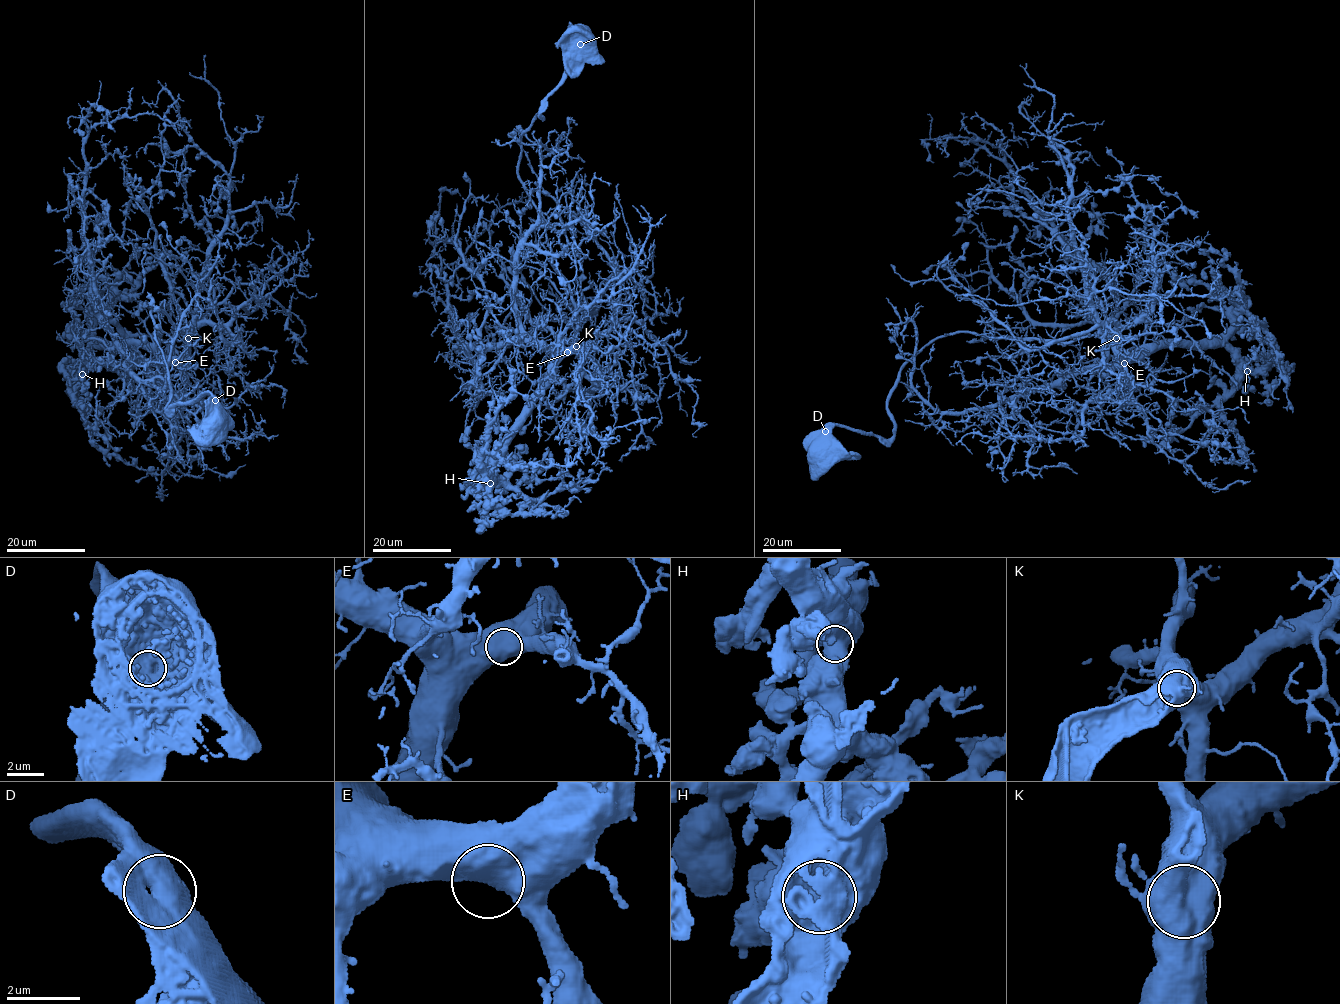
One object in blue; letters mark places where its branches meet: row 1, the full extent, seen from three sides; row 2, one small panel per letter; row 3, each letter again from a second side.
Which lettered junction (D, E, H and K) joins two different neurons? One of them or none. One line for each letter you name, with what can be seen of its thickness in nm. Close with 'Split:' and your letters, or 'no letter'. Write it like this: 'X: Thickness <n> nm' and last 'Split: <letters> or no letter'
Split: no letter

